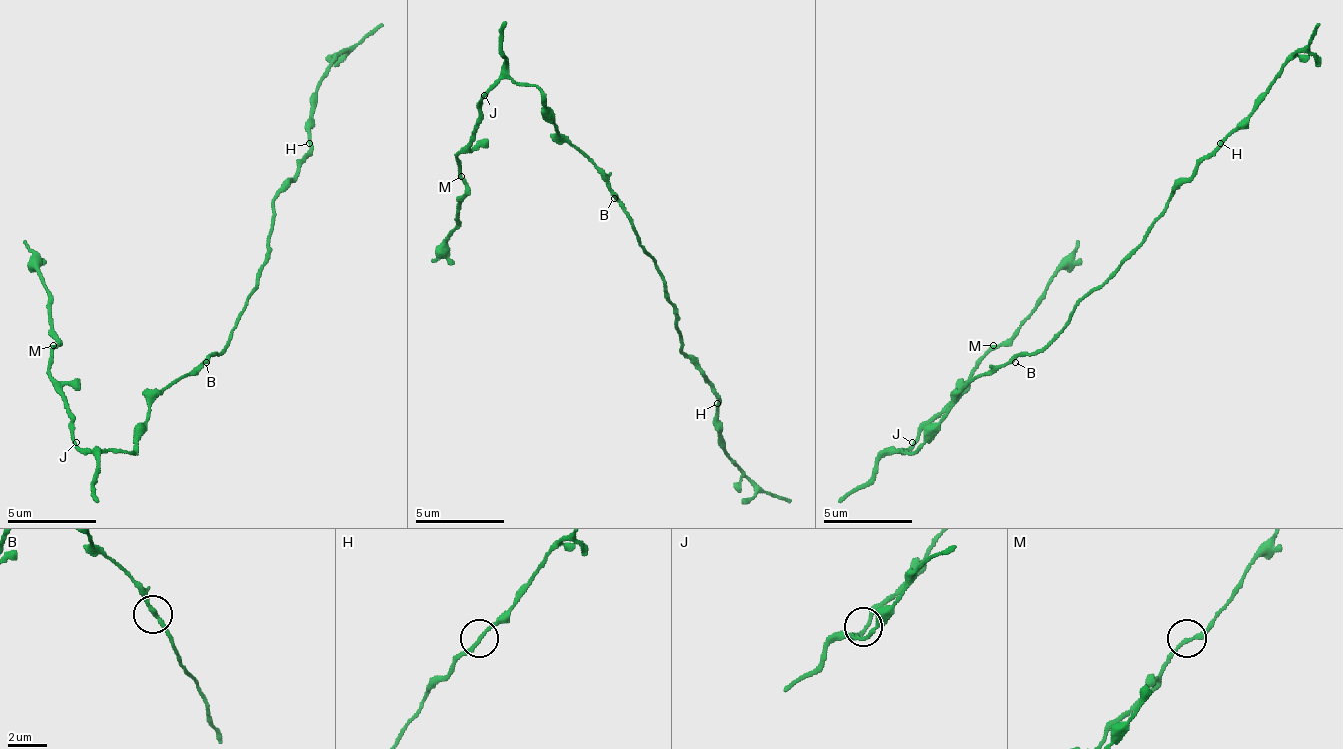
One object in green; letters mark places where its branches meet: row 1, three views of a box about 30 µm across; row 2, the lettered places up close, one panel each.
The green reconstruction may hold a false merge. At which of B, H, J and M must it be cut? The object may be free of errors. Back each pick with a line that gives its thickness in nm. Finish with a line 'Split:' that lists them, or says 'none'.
Split: none

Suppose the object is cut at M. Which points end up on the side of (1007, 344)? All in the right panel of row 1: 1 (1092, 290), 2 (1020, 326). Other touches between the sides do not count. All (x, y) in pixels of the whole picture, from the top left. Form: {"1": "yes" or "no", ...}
{"1": "no", "2": "yes"}

